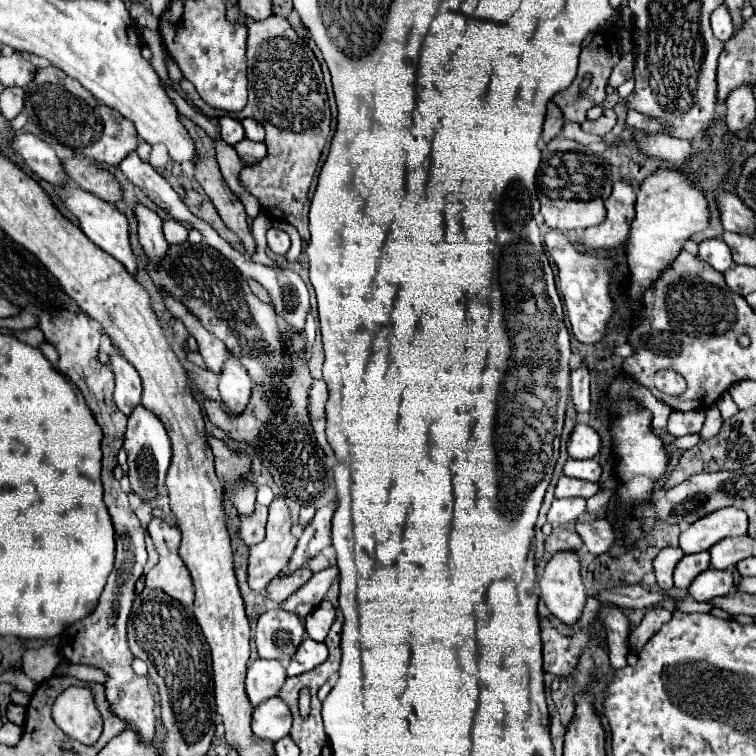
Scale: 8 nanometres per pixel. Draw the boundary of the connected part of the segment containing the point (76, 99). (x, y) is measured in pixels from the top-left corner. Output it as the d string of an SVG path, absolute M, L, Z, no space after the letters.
M39 68L33 82L25 88L25 110L41 134L55 136L61 144L73 148L77 156L115 166L137 148L137 132L115 108L97 102L77 80L65 76L59 68Z

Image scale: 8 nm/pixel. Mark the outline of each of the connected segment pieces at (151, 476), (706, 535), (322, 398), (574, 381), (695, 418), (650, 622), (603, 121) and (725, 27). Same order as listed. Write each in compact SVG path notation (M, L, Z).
M139 404L133 410L133 414L129 416L123 446L127 450L131 494L135 494L139 500L145 500L145 502L155 500L165 486L165 474L167 474L169 462L171 462L171 442L169 442L169 436L165 432L161 420L155 414L149 414L149 410L145 410Z
M723 508L701 520L693 522L679 540L679 546L685 554L695 554L709 550L713 544L727 536L747 534L747 514L739 508Z
M315 380L311 390L309 390L309 414L311 414L311 424L317 442L321 442L321 448L327 456L327 460L333 460L333 450L325 438L325 404L327 404L327 386L323 380Z
M583 364L571 372L571 400L577 414L587 414L591 410L589 370Z
M673 410L667 422L667 430L671 436L687 436L701 432L705 424L705 412L703 410L691 410L691 412L677 412Z
M653 608L647 610L647 614L643 616L641 624L631 632L629 636L629 644L639 652L643 648L643 644L665 624L671 620L671 612L663 610L663 608Z
M605 110L603 116L597 118L597 120L593 120L593 122L591 122L591 120L585 120L585 122L581 124L581 128L583 128L583 132L597 134L597 136L605 136L605 134L611 132L611 128L615 126L615 120L617 120L615 112L613 112L613 110Z
M725 4L719 6L719 8L715 8L715 12L711 14L711 28L713 28L715 36L719 40L723 40L723 42L727 42L733 36L735 28L731 24L731 14L729 14L729 10L727 10Z

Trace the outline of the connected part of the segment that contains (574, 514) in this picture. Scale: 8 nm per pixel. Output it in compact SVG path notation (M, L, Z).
M563 498L553 500L547 520L551 524L569 524L585 514L585 498Z

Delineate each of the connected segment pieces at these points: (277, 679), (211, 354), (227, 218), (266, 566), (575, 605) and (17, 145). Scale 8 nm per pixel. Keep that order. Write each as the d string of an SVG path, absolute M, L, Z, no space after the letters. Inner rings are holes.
M255 660L247 670L247 696L253 706L265 702L271 696L277 696L281 684L285 682L287 674L279 660Z
M165 298L165 306L169 308L169 312L175 318L179 318L187 326L191 336L197 340L199 354L203 356L203 360L207 364L207 370L213 372L215 376L219 376L223 372L223 364L229 358L229 350L225 348L225 344L221 344L221 340L217 340L217 336L207 332L201 326L201 322L197 318L193 318L193 314L189 314L189 310L185 306L181 306L179 302L175 302L173 298Z
M181 116L181 122L183 122L183 126L189 130L189 134L193 136L193 142L195 142L197 160L195 160L193 168L195 168L195 178L197 178L197 182L203 186L203 190L205 190L207 196L211 198L213 206L217 208L217 212L219 212L221 220L227 224L227 228L231 228L231 230L239 236L239 240L243 242L245 250L247 250L249 254L253 254L253 252L255 252L255 240L253 240L253 236L251 236L251 232L249 232L249 226L247 226L247 214L245 214L245 208L243 208L243 204L239 202L239 198L229 190L229 186L225 184L225 180L223 180L223 176L221 176L221 170L219 170L219 164L217 164L217 158L215 158L215 146L213 146L213 140L211 140L197 124L193 124L187 116Z
M279 496L269 506L265 540L249 548L249 586L255 592L263 592L269 582L279 576L279 572L287 566L295 544L297 538L291 534L291 518L287 506L283 496Z
M577 550L553 554L539 580L541 598L549 612L565 624L573 624L585 606L585 586L581 580L581 562Z
M15 134L11 142L7 142L9 150L13 150L15 156L19 156L21 166L27 172L37 174L39 178L47 180L49 184L63 184L67 182L67 176L63 172L61 160L57 158L55 150L37 138L35 134Z

